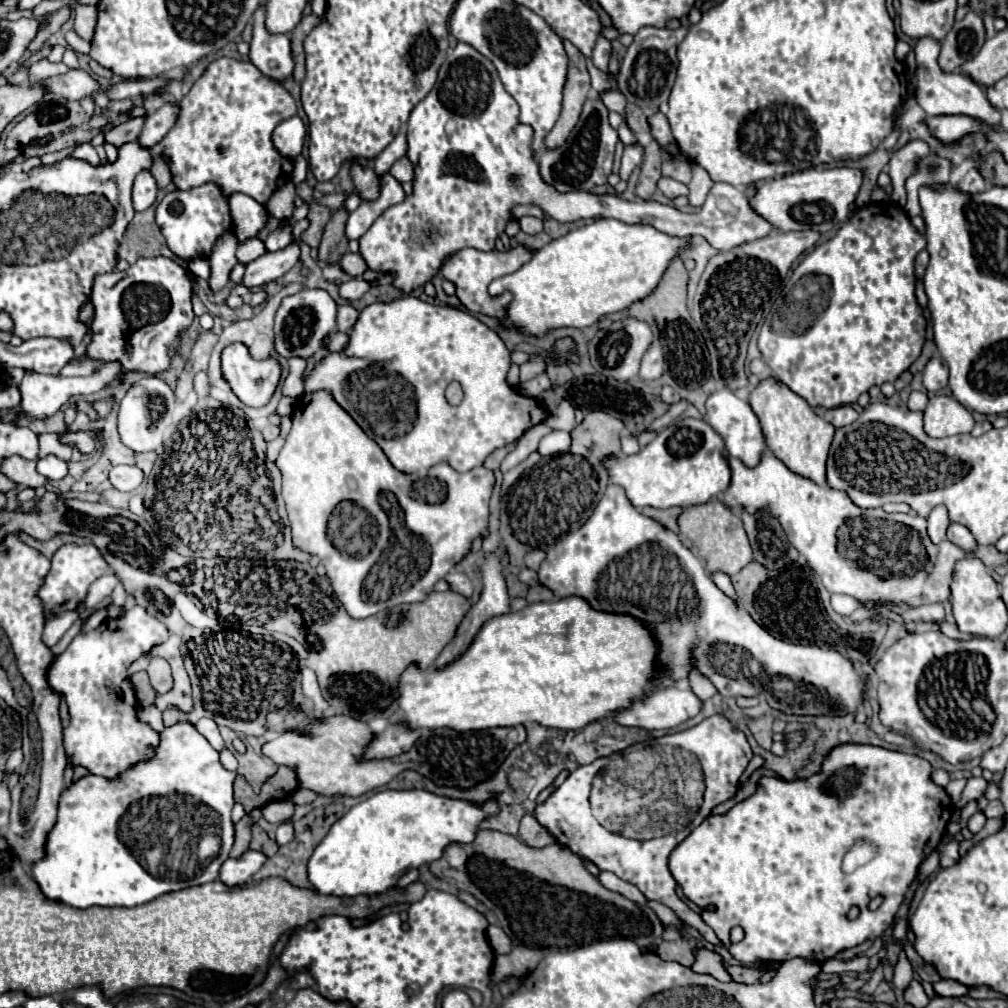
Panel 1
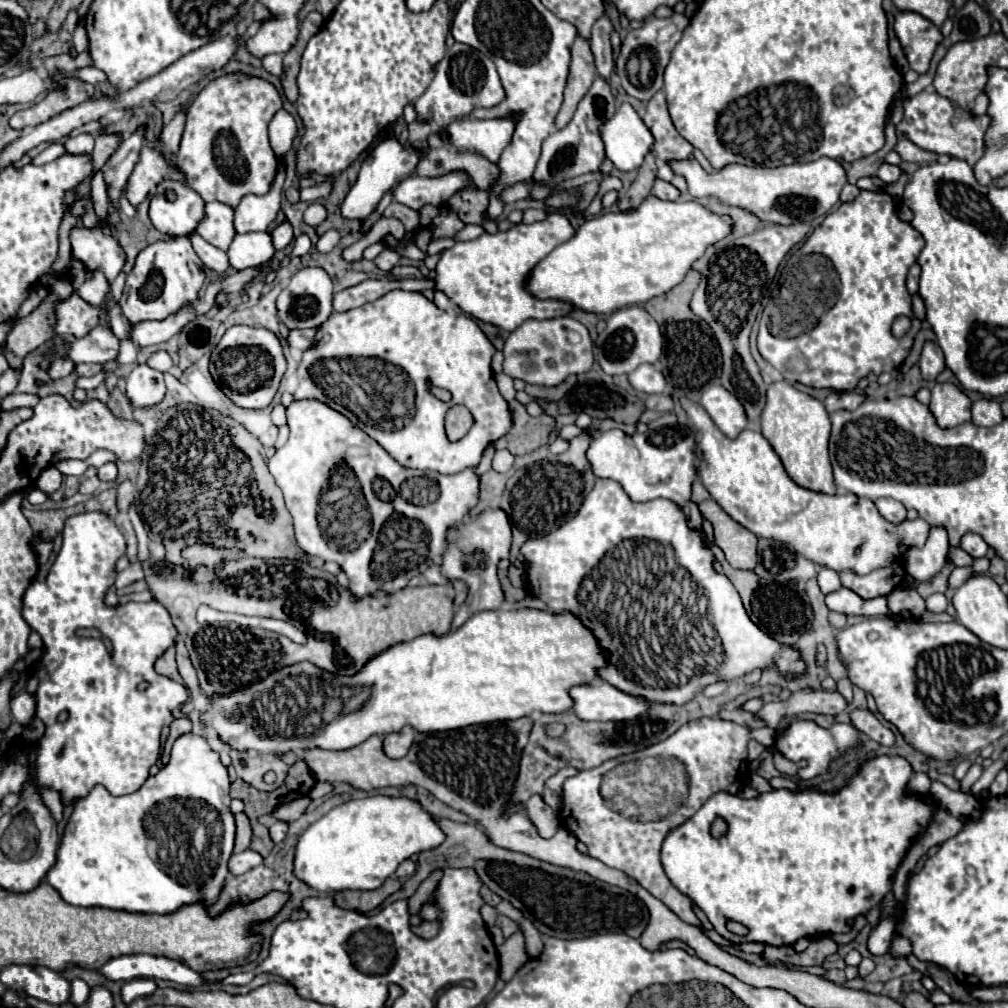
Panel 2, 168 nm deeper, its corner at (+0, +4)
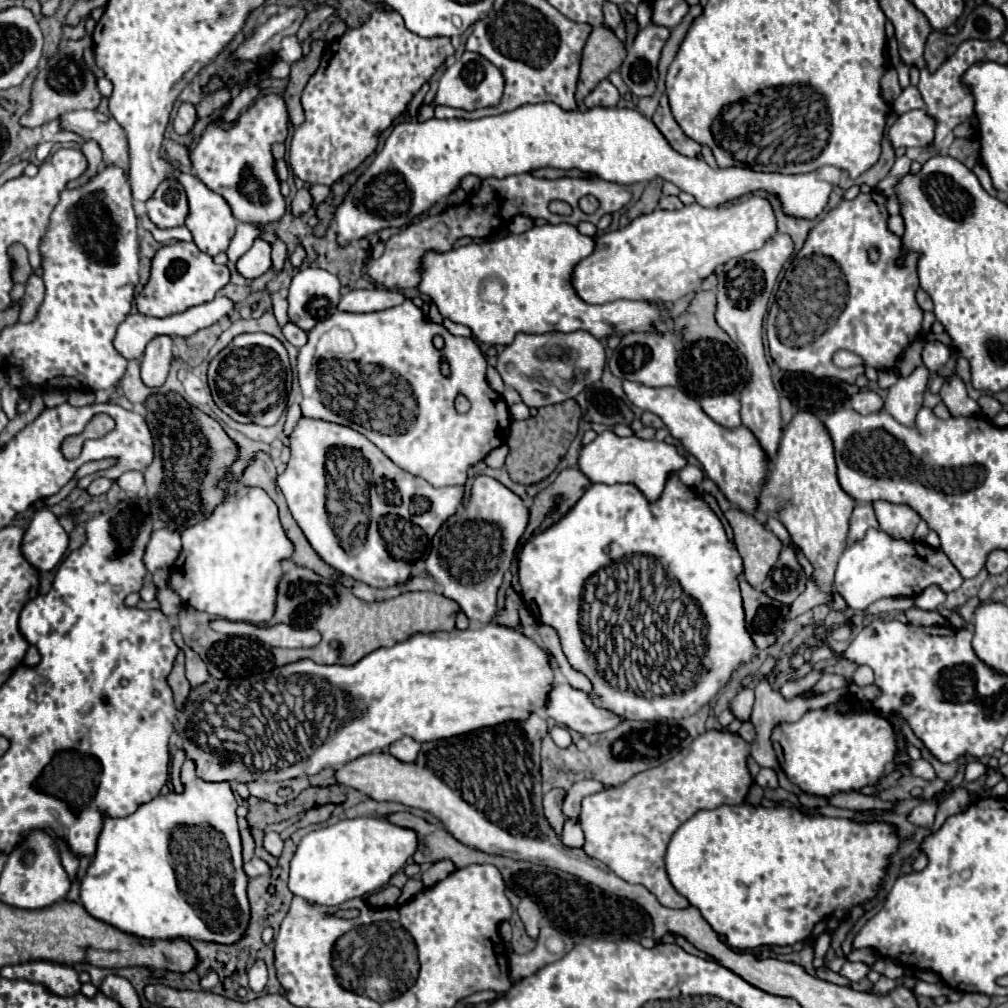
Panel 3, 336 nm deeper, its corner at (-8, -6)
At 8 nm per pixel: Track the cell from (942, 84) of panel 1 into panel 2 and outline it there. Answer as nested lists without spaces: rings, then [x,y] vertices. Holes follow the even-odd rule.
[[[898,12],[894,22],[896,36],[904,48],[904,54],[910,62],[910,68],[924,74],[928,72],[932,50],[936,50],[942,40],[940,30],[926,18],[914,12]]]

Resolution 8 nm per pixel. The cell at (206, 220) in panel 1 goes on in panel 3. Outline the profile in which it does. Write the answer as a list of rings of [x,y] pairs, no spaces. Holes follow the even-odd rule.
[[[176,178],[162,180],[152,198],[146,202],[146,210],[158,228],[182,226],[188,216],[188,200],[182,184]]]

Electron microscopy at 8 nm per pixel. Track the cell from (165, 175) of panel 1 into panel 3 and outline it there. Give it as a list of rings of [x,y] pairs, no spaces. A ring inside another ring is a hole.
[[[182,102],[180,108],[178,108],[176,118],[172,120],[172,126],[174,126],[176,134],[188,134],[192,130],[194,122],[196,122],[196,110],[194,110],[194,106],[188,104],[188,102]]]

